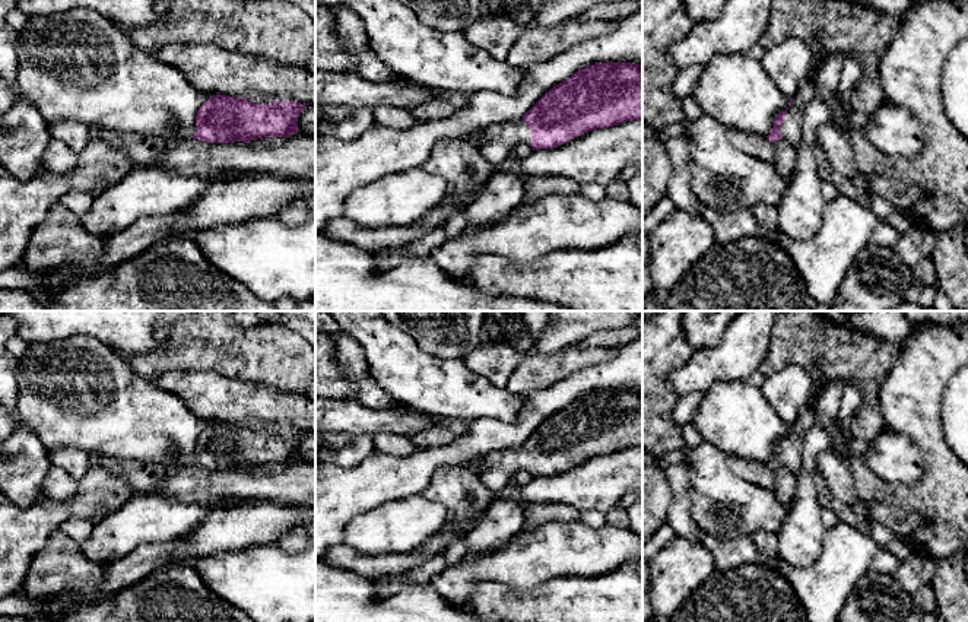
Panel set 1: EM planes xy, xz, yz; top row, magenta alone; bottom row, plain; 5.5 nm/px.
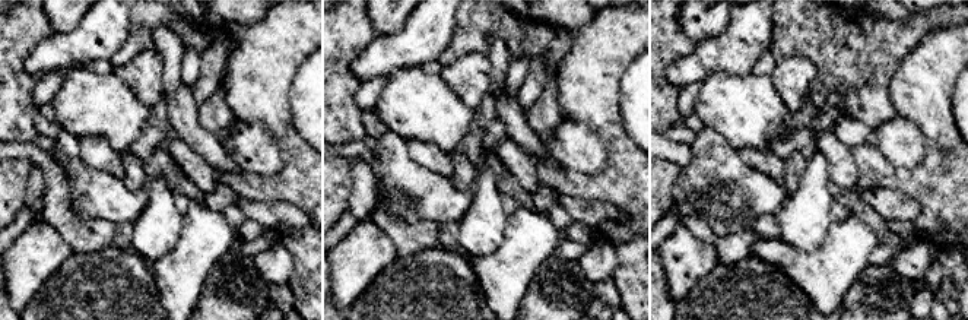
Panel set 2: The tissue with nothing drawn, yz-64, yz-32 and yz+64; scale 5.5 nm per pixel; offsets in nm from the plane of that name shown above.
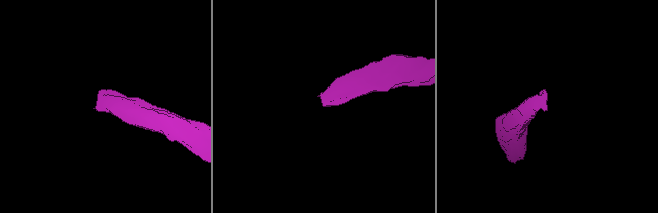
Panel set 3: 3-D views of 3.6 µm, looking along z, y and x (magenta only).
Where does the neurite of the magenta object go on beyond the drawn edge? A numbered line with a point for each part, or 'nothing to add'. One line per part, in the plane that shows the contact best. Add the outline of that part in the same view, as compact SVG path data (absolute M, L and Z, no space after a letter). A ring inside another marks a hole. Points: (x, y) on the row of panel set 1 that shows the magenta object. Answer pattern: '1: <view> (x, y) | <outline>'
1: yz (792, 129) | M804 79L787 110L785 121L781 127L783 139L790 142L794 147L802 143L802 128L804 123L806 105L813 99L815 82Z

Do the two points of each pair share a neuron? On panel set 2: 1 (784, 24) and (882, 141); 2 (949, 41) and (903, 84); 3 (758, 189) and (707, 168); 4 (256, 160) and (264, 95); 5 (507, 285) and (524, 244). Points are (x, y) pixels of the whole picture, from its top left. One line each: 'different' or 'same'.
1: different
2: same
3: same
4: different
5: same

